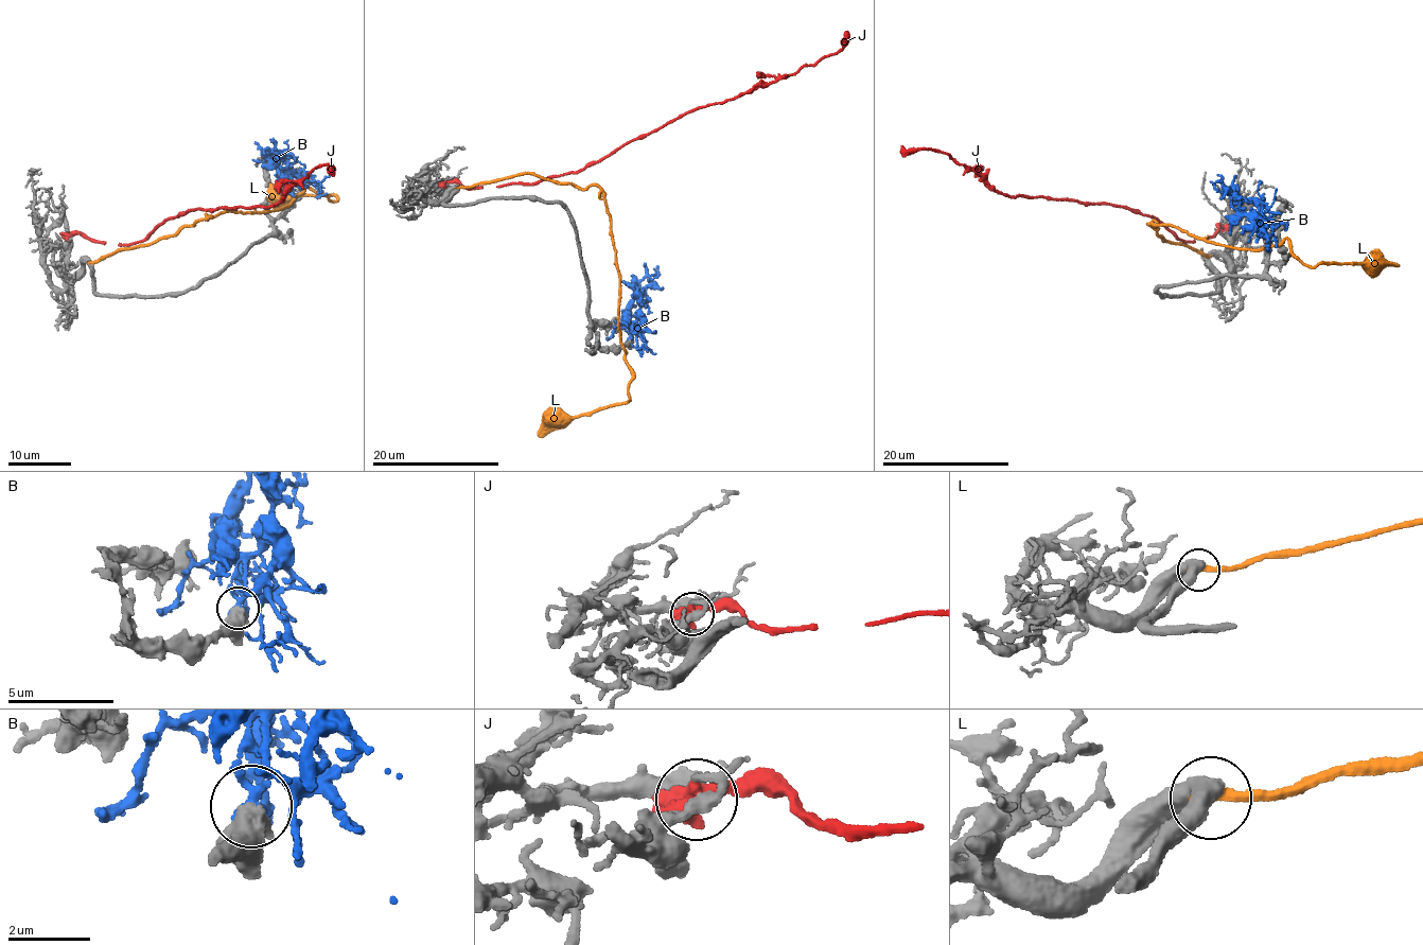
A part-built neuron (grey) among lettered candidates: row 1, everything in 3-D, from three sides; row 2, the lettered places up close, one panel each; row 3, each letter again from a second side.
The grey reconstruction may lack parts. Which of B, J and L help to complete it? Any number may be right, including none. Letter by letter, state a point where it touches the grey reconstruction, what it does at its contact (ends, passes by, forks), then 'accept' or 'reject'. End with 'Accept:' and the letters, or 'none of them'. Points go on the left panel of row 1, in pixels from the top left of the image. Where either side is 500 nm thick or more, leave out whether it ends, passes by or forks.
B: (296, 173) | reject
J: (67, 235) | it passes by | reject
L: (91, 262) | accept
Accept: L

